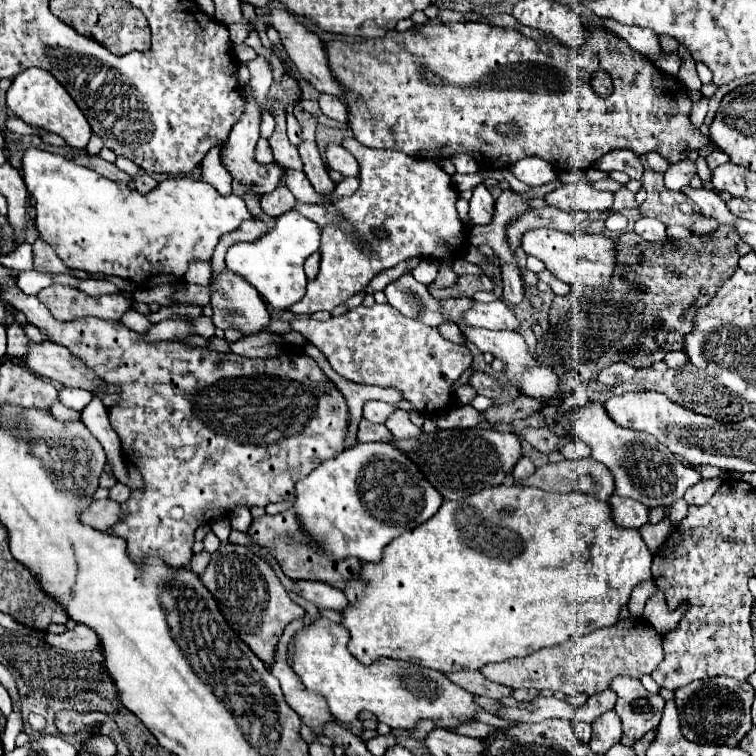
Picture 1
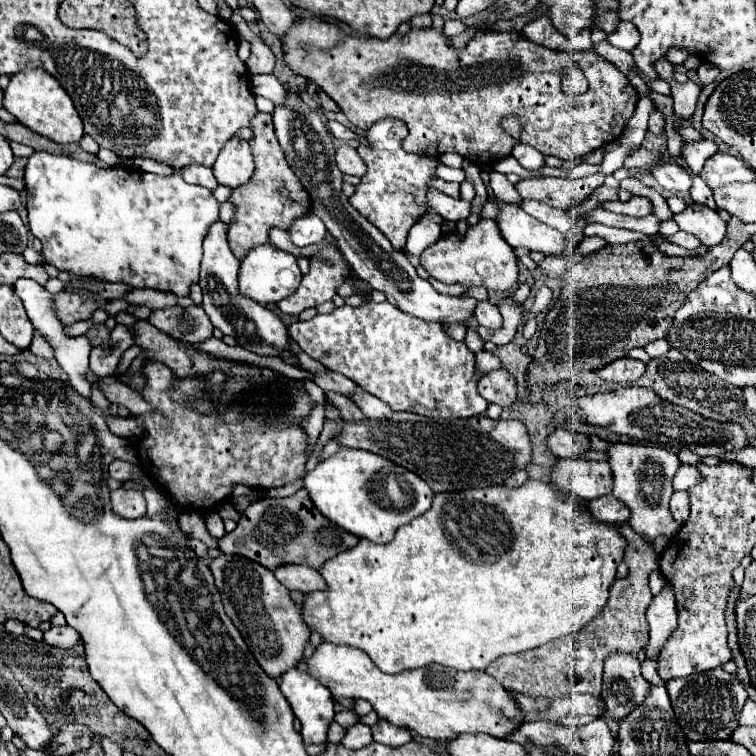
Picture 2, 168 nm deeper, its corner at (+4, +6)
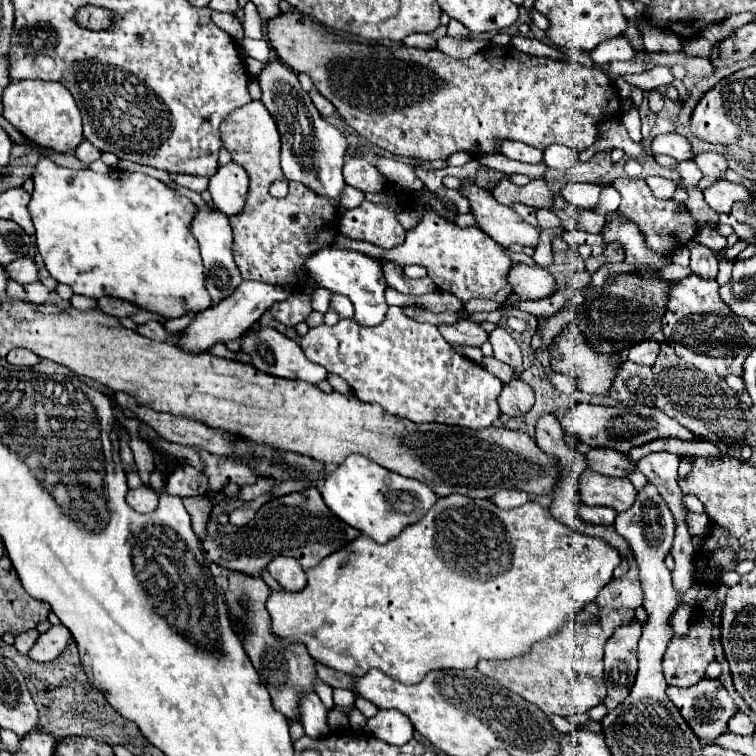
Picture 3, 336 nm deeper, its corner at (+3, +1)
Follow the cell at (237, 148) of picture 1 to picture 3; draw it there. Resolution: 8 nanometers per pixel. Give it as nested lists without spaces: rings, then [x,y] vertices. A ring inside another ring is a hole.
[[[230,161],[228,165],[220,167],[214,177],[210,177],[208,191],[218,211],[222,211],[228,217],[240,215],[248,195],[248,177],[246,173],[242,173],[238,165]]]

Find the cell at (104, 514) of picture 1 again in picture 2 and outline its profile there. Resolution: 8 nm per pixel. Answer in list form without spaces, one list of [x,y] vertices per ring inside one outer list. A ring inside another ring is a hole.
[[[113,490],[111,510],[121,518],[141,518],[145,516],[145,498],[139,490]]]

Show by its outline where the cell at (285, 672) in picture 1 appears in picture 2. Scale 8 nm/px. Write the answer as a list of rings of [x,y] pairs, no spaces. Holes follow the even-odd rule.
[[[291,668],[291,670],[281,674],[279,688],[281,688],[283,696],[287,698],[287,702],[291,704],[293,714],[299,718],[299,722],[303,726],[301,736],[303,736],[305,744],[323,744],[323,742],[327,742],[327,730],[329,730],[329,724],[333,722],[333,716],[335,716],[335,710],[333,710],[335,702],[331,698],[331,692],[323,684],[313,680],[309,674],[305,674],[303,670],[297,670],[297,668]]]

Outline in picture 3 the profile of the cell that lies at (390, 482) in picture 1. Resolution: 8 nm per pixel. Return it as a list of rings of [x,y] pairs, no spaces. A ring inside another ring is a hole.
[[[362,455],[346,457],[346,461],[340,463],[330,477],[326,477],[320,493],[332,513],[336,513],[350,527],[372,537],[376,543],[388,543],[398,537],[404,527],[420,521],[438,501],[432,489],[422,481],[396,475]]]

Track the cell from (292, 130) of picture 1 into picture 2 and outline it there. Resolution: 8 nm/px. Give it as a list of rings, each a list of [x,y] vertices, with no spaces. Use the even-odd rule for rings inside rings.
[[[273,74],[251,76],[251,88],[255,94],[273,100],[275,106],[285,102],[285,88],[279,84],[279,80]]]

